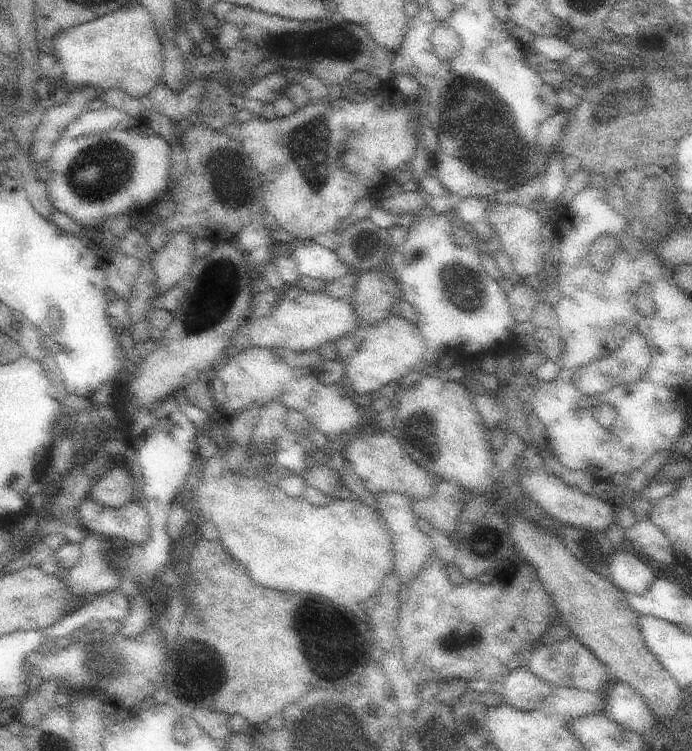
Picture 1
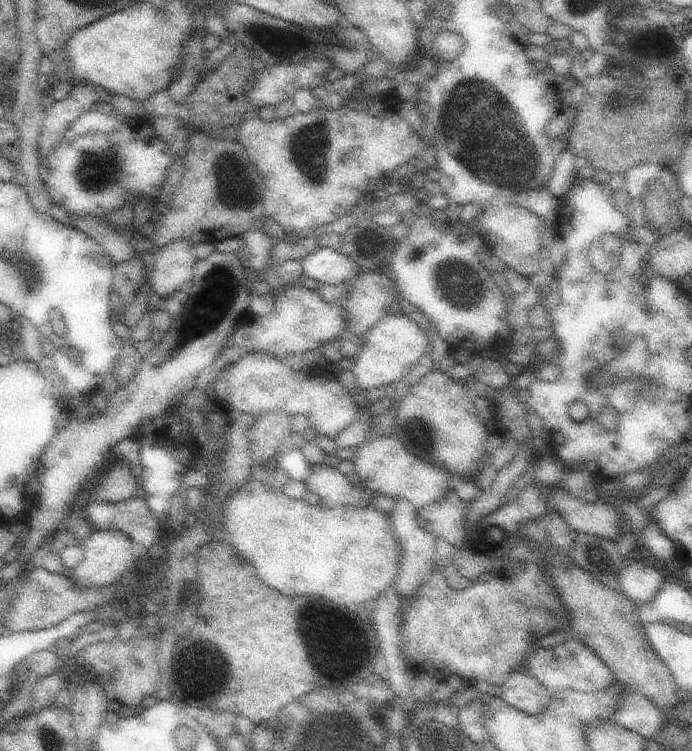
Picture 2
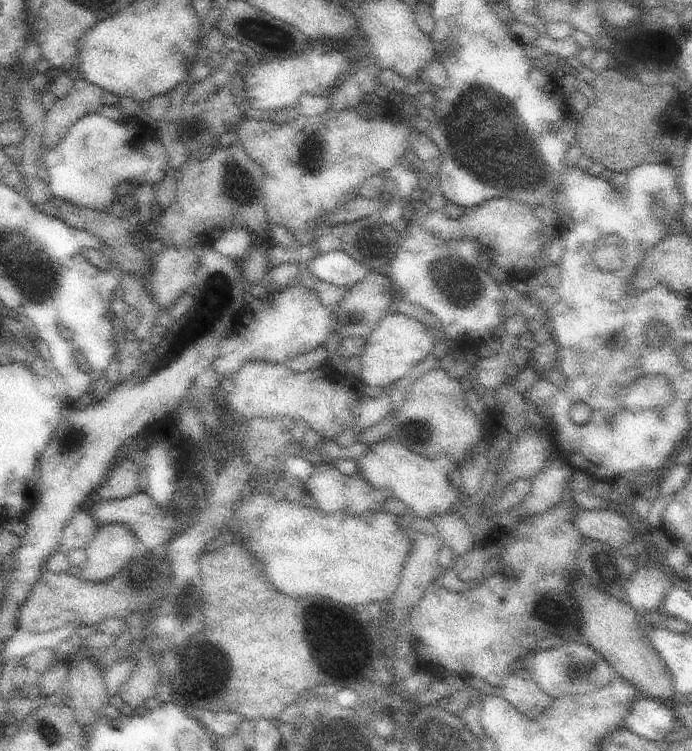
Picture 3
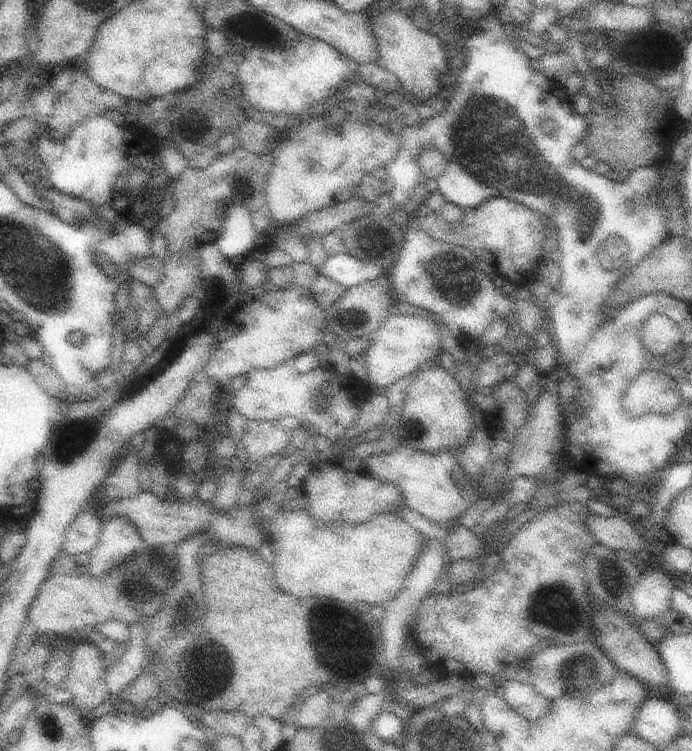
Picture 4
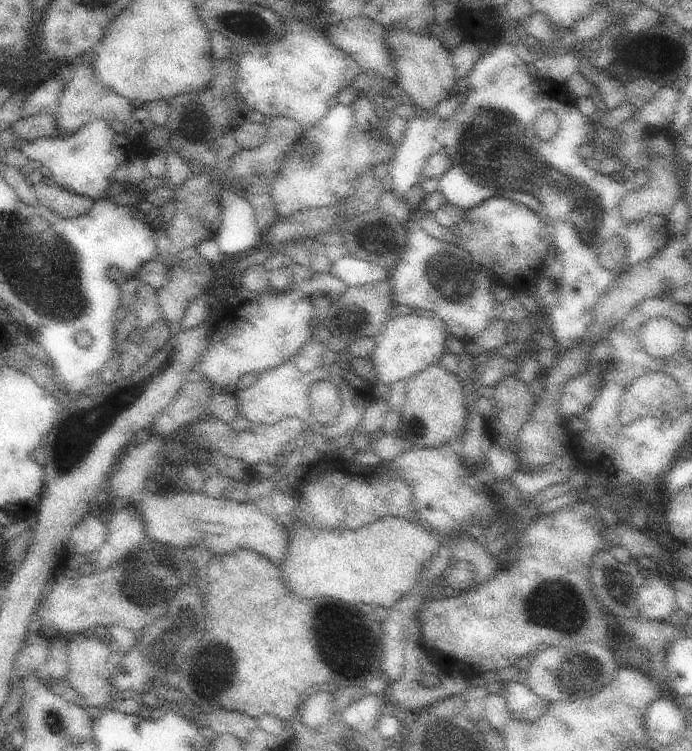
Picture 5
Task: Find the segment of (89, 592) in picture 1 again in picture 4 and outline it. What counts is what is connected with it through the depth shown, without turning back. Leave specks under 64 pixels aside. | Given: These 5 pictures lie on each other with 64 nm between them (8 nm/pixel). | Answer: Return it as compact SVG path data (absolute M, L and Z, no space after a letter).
M113 516L109 520L103 520L101 524L103 532L97 540L97 546L89 552L87 564L87 574L97 578L119 568L129 560L133 550L143 544L139 530L135 528L135 524L131 524L129 518Z

